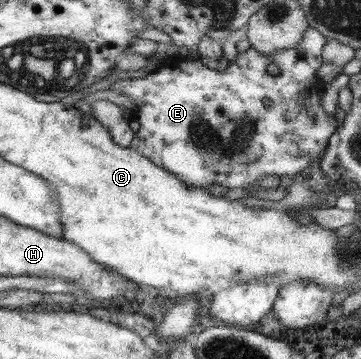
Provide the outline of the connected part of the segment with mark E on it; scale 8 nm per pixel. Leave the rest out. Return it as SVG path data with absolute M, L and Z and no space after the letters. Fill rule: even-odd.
M308 27L304 31L304 37L288 49L278 49L274 53L266 56L258 52L254 47L249 47L245 52L238 52L236 59L230 61L226 69L218 71L212 69L202 63L201 60L182 59L175 63L166 62L159 66L156 70L151 71L144 78L127 78L118 79L112 84L112 88L120 93L134 98L136 102L135 117L137 118L140 127L131 142L131 148L141 152L146 158L154 161L154 164L164 168L186 182L188 186L194 188L206 188L211 184L219 184L220 186L226 186L226 188L246 188L248 186L254 186L257 184L258 179L265 174L276 174L276 176L297 176L306 167L310 166L313 162L316 162L322 152L329 143L329 138L336 132L336 121L335 115L330 115L322 109L320 103L320 95L323 88L323 83L318 79L316 71L320 68L323 63L322 49L326 44L327 38L318 29Z

